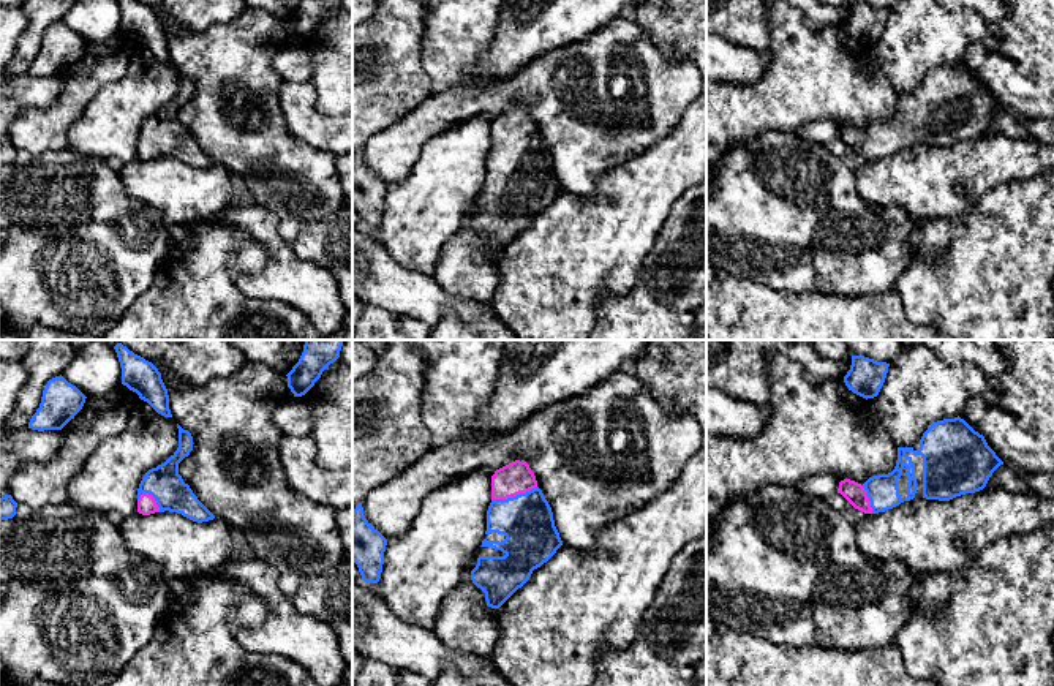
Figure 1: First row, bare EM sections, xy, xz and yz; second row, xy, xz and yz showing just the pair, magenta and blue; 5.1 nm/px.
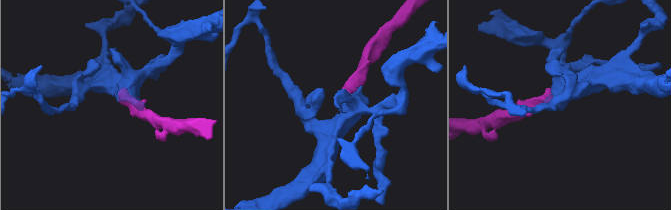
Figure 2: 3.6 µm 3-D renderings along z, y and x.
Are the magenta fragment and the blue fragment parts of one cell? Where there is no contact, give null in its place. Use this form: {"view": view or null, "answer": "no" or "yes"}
{"view": "xz", "answer": "yes"}

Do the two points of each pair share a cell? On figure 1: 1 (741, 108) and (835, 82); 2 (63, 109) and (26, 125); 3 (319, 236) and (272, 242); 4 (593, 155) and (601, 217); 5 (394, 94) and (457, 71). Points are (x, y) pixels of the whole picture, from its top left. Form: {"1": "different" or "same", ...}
{"1": "same", "2": "same", "3": "different", "4": "different", "5": "different"}

